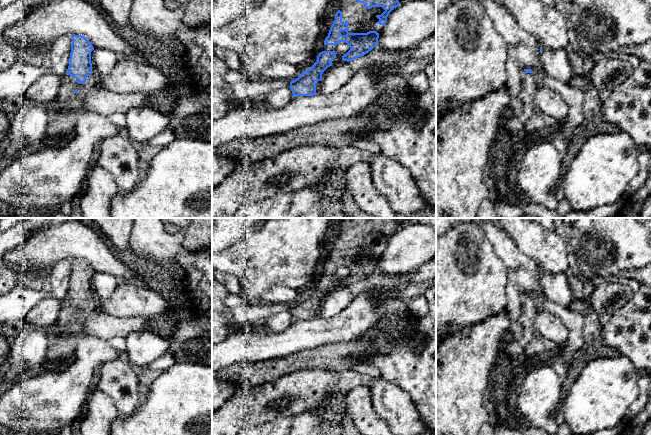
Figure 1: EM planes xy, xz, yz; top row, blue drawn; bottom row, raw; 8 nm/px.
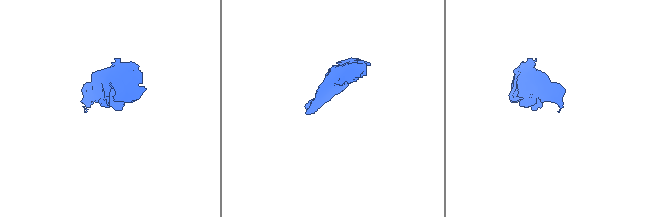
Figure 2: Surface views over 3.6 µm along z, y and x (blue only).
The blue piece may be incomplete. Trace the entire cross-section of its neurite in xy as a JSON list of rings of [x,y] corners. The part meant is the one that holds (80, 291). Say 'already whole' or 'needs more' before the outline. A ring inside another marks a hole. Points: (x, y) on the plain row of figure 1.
needs more; [[[72,259],[69,290],[61,303],[58,317],[58,334],[63,338],[71,338],[77,332],[77,321],[96,312],[97,297],[91,287],[93,269],[82,259]]]

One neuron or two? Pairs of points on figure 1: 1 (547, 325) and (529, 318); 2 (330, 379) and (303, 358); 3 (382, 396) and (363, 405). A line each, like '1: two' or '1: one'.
1: two
2: two
3: two

